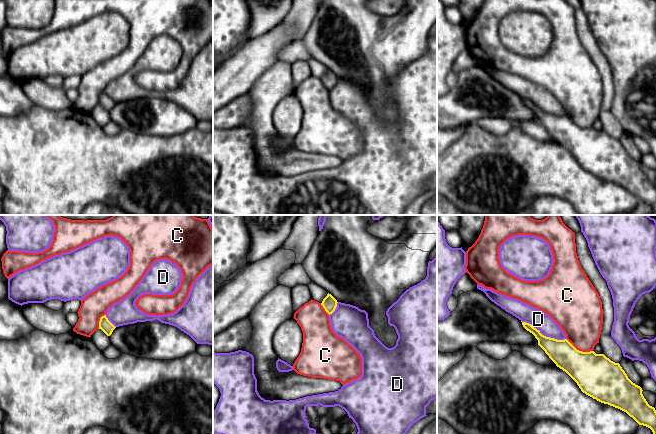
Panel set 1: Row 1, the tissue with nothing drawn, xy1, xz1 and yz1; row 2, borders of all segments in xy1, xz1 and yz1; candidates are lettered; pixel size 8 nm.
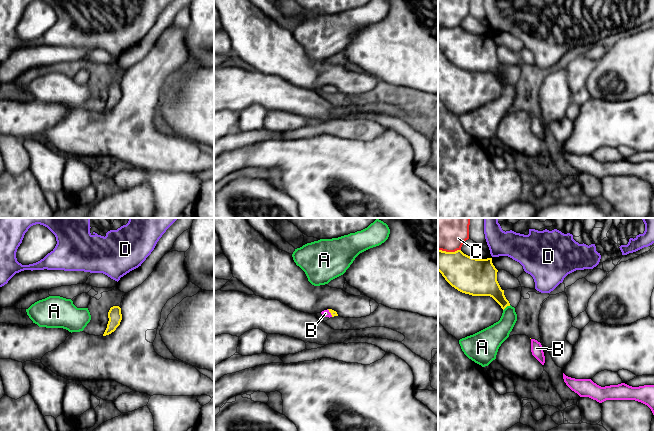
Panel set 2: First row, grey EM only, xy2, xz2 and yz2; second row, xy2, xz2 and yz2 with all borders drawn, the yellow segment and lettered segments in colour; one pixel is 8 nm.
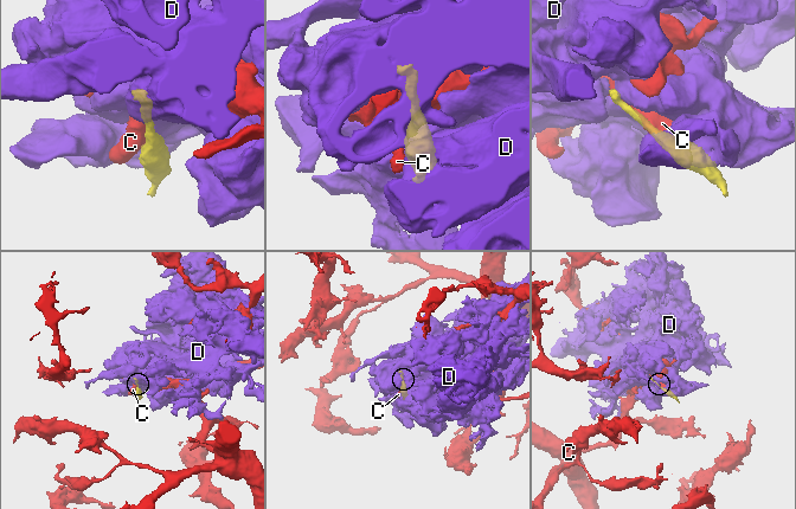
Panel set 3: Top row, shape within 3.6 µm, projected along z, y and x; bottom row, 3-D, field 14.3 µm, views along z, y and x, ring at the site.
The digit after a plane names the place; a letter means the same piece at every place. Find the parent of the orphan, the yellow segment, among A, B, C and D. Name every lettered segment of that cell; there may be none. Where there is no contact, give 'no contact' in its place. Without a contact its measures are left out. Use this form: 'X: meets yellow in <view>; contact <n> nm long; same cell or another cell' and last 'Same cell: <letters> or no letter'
A: meets yellow in yz2; contact 80 nm long; another cell
B: meets yellow in xz2; contact 80 nm long; same cell
C: meets yellow in yz1; contact 240 nm long; another cell
D: meets yellow in yz1; contact 400 nm long; another cell
Same cell: B

